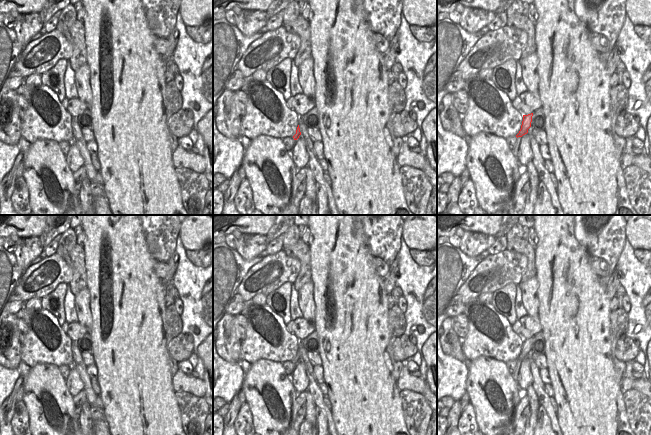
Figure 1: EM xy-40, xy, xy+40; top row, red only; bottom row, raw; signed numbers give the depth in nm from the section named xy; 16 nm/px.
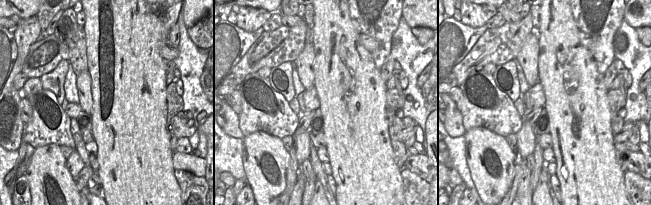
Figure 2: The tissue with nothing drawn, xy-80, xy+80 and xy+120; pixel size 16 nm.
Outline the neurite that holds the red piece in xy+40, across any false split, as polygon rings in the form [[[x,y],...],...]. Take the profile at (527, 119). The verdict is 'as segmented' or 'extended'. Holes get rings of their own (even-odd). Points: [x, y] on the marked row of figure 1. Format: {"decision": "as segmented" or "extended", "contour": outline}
{"decision": "extended", "contour": [[[533,113],[528,114],[528,115],[523,115],[521,129],[520,129],[519,133],[516,135],[516,137],[517,137],[516,145],[515,145],[515,148],[512,150],[512,152],[516,158],[518,155],[518,149],[519,149],[521,137],[523,135],[527,134],[528,129],[531,127],[532,116],[533,116]]]}

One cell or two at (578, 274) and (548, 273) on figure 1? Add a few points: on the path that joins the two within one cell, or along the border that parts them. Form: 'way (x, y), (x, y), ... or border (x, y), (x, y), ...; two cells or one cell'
way (568, 264), (565, 264), (555, 254), (548, 262); one cell

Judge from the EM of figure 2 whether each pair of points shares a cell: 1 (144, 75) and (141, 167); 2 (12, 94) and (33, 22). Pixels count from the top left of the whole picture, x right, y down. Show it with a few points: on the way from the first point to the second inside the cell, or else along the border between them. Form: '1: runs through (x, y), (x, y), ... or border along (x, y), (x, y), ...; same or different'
1: runs through (141, 98), (141, 144); same
2: runs through (11, 76), (19, 63), (24, 40); same

